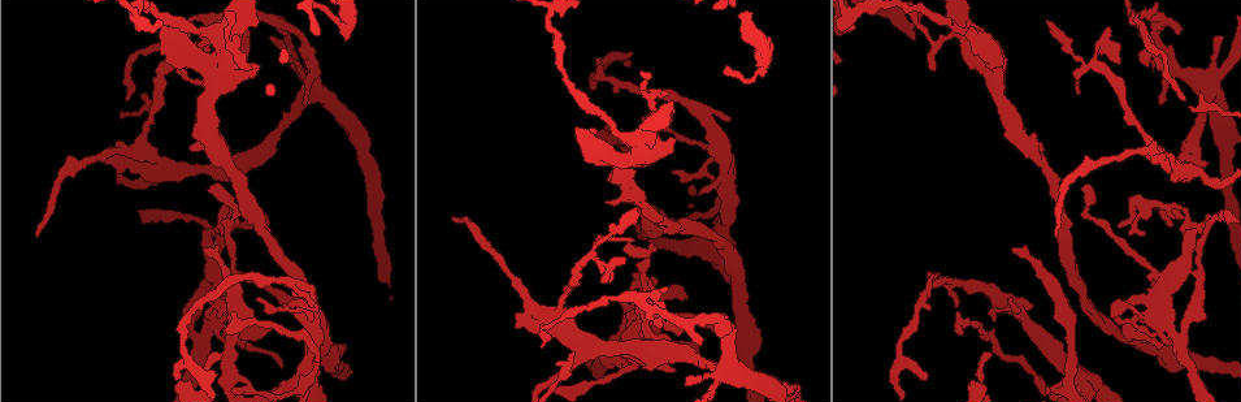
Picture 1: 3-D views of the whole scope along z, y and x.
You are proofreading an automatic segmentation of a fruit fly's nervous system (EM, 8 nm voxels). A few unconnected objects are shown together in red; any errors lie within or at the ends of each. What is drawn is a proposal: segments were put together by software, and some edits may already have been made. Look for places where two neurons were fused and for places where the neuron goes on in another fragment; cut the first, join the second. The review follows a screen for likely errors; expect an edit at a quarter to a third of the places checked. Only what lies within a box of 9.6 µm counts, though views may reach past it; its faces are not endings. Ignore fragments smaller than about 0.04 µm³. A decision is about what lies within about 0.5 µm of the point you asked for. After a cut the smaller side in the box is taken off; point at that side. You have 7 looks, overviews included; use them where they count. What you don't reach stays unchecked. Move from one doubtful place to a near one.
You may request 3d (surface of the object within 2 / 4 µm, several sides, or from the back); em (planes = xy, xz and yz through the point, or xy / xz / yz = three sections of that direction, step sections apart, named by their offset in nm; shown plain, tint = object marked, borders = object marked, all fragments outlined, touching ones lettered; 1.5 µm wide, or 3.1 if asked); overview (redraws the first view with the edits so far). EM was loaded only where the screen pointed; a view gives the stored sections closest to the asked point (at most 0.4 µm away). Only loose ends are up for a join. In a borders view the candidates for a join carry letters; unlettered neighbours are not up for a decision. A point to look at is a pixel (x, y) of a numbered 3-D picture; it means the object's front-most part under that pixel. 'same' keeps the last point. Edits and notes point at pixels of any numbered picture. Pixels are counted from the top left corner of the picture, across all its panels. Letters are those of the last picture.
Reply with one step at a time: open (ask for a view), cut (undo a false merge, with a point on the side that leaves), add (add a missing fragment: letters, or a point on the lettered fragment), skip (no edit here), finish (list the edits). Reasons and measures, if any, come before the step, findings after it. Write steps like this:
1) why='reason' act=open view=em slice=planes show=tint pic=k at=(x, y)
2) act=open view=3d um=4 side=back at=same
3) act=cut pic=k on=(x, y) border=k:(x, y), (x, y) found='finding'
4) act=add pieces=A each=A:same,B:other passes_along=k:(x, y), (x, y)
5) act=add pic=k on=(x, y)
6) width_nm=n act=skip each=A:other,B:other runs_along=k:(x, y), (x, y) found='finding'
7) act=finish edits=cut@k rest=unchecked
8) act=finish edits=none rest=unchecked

why='thin end' act=open view=3d um=4 pic=1 at=(1223, 38)

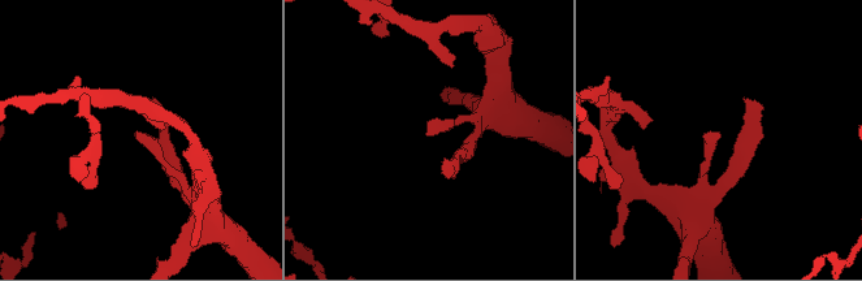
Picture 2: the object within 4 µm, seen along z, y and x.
why='now the EM' act=open view=em slice=yz step=4 show=borders pic=2 at=(429, 134)

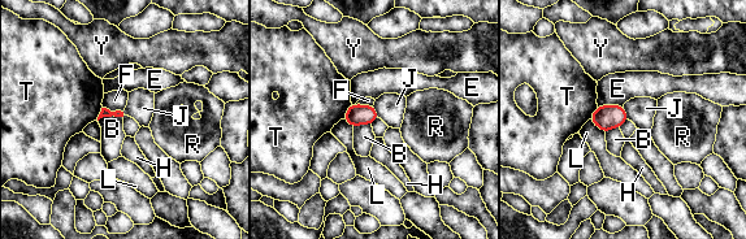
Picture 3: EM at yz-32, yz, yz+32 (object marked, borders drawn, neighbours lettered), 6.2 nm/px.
act=open view=em slice=planes show=borders at=same

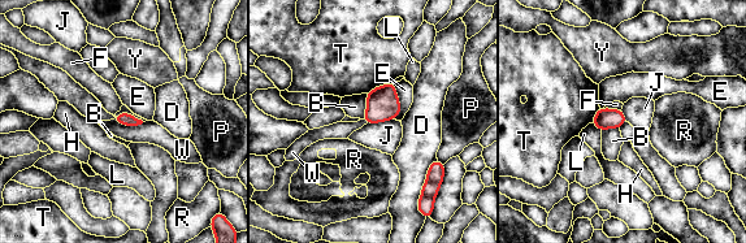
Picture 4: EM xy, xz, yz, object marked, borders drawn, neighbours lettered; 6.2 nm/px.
width_nm=80 act=skip each=B:other,D:other,E:other,F:other,H:other,J:other,L:other,P:other,R:other,T:other,W:other,Y:other border=4:(113, 118), (124, 125), (143, 122) found='no lettered fragment goes on from it'

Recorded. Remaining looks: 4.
why='stops while still wide' act=open view=3d um=4 pic=1 at=(1040, 150)

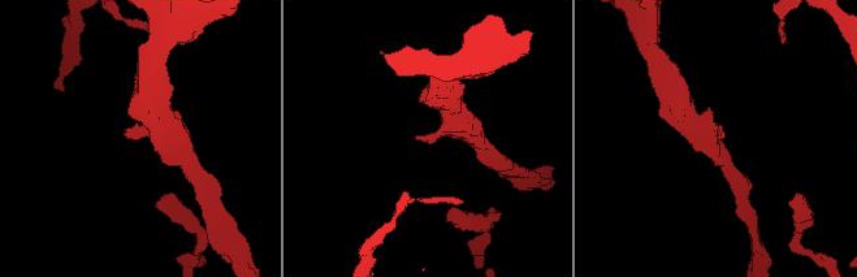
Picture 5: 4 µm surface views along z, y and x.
why='need the tissue' act=open view=em slice=xz step=4 show=borders pic=5 at=(416, 137)

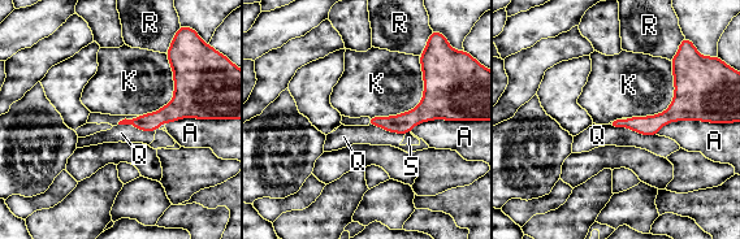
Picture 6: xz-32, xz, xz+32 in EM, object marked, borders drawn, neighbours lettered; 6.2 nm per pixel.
longest_contact=K:460nm act=skip each=A:other,K:other,Q:other,R:other,S:other border=6:(611, 125), (656, 135) found='no lettered fragment goes on from it'

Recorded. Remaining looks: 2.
act=finish edits=none rest=unchecked

